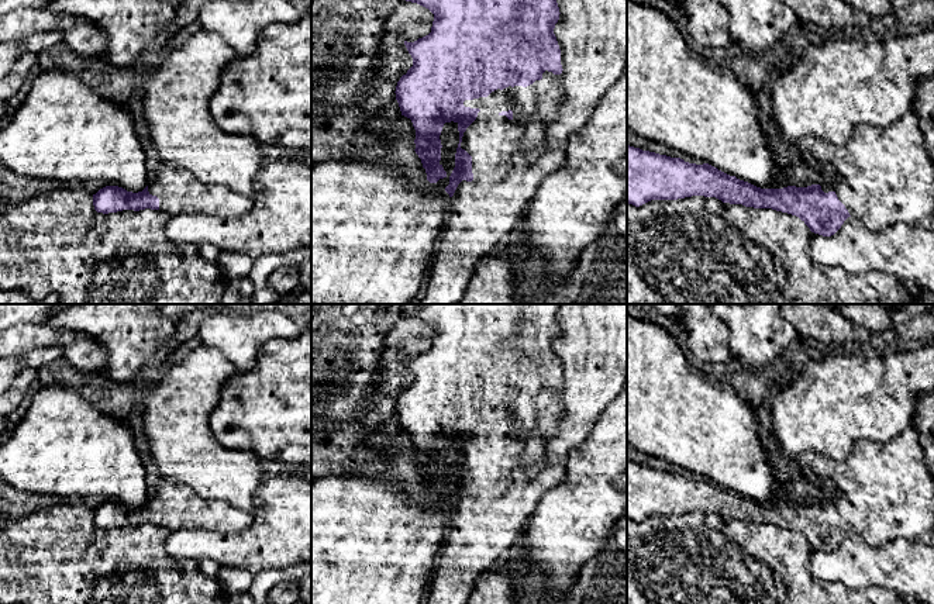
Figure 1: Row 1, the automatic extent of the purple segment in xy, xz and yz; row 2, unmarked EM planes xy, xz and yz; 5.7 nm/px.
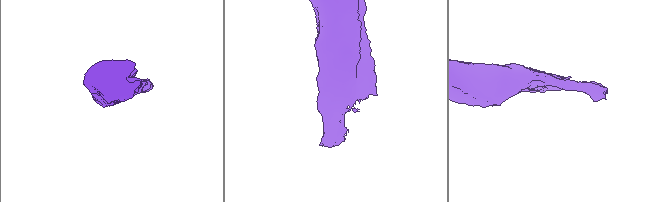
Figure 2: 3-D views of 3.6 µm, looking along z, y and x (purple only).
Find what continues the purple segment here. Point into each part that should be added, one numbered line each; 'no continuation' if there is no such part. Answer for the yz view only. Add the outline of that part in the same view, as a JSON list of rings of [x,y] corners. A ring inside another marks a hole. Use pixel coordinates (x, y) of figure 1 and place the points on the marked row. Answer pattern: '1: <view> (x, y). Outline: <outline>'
1: yz (882, 176). Outline: [[[913,108],[886,128],[858,127],[841,146],[804,137],[797,142],[796,156],[826,170],[828,179],[818,183],[821,190],[834,191],[849,215],[871,231],[896,222],[919,225],[926,217],[934,217],[934,165]]]

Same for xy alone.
1: xy (179, 193). Outline: [[[162,163],[151,176],[148,191],[159,199],[159,210],[175,214],[210,214],[237,217],[247,213],[252,199],[224,186],[207,186],[197,182],[187,170]]]

